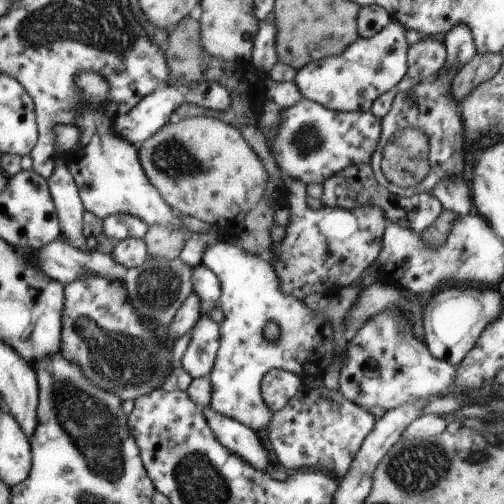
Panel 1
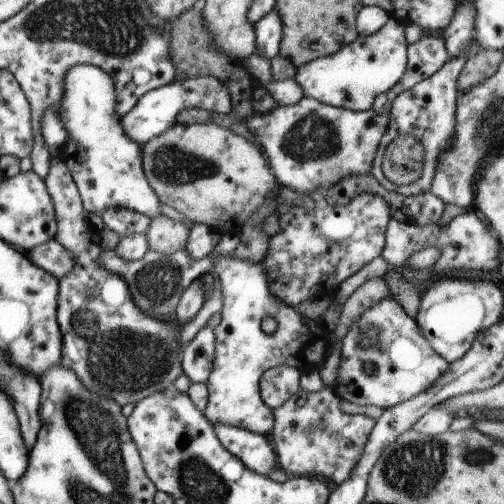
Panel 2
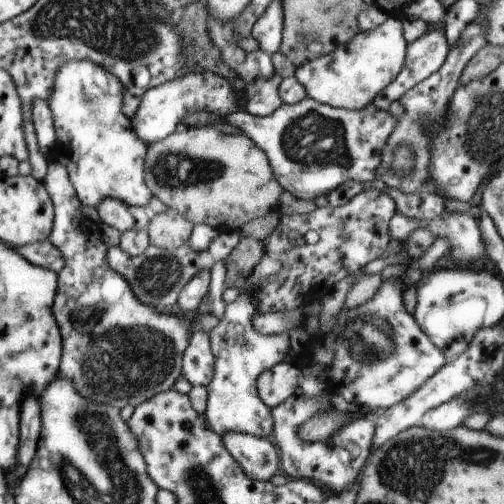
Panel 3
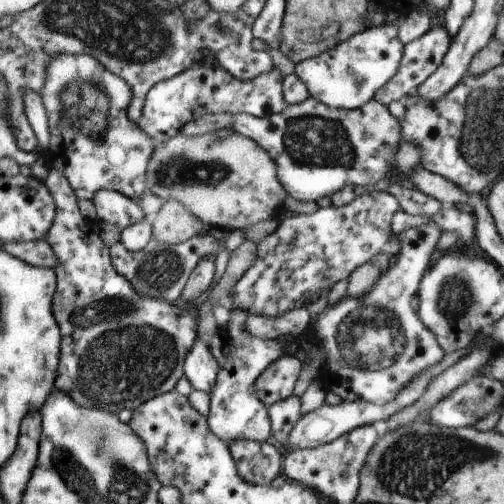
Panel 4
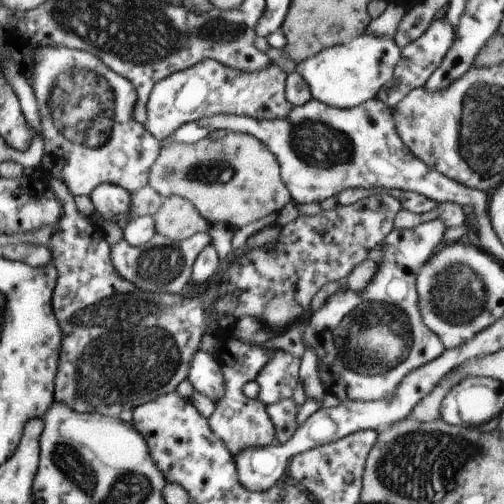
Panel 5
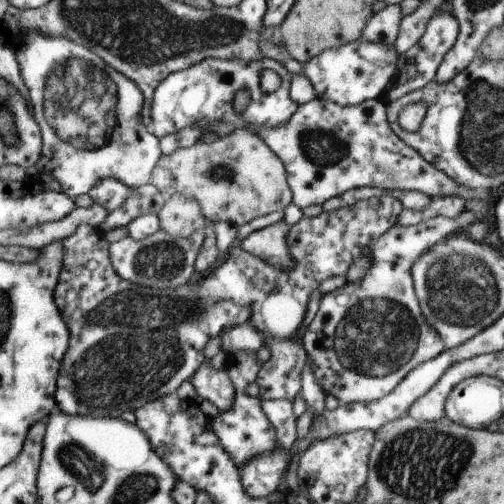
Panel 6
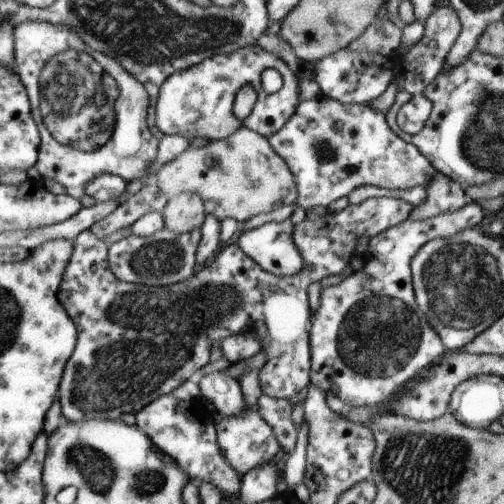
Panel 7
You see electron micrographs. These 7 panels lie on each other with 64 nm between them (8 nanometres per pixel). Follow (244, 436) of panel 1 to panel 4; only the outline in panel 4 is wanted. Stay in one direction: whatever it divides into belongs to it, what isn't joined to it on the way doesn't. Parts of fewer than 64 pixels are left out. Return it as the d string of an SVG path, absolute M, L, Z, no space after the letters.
M237 440L229 450L237 462L237 474L251 486L269 486L283 468L283 454L273 444Z

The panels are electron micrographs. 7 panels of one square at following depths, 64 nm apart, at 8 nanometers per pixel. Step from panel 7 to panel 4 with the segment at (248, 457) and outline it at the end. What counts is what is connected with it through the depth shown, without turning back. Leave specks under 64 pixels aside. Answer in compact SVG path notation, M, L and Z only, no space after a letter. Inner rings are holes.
M229 308L229 322L225 328L217 328L209 342L209 350L219 364L219 372L215 378L215 388L209 394L209 414L207 414L207 426L209 430L223 440L227 446L231 446L237 440L251 440L251 442L265 442L273 432L271 432L271 420L267 414L267 406L253 394L249 388L253 382L259 378L259 374L271 364L277 362L285 352L275 340L261 340L253 338L251 334L245 332L245 318L247 312L243 310L233 310ZM225 332L225 338L219 334Z

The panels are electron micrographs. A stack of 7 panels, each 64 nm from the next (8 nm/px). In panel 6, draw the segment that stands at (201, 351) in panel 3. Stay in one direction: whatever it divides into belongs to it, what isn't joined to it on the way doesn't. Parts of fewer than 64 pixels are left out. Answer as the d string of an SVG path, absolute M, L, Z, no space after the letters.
M205 360L189 380L197 392L197 398L211 402L219 408L219 412L227 412L233 406L235 386L231 378L225 374L225 370L213 370Z

